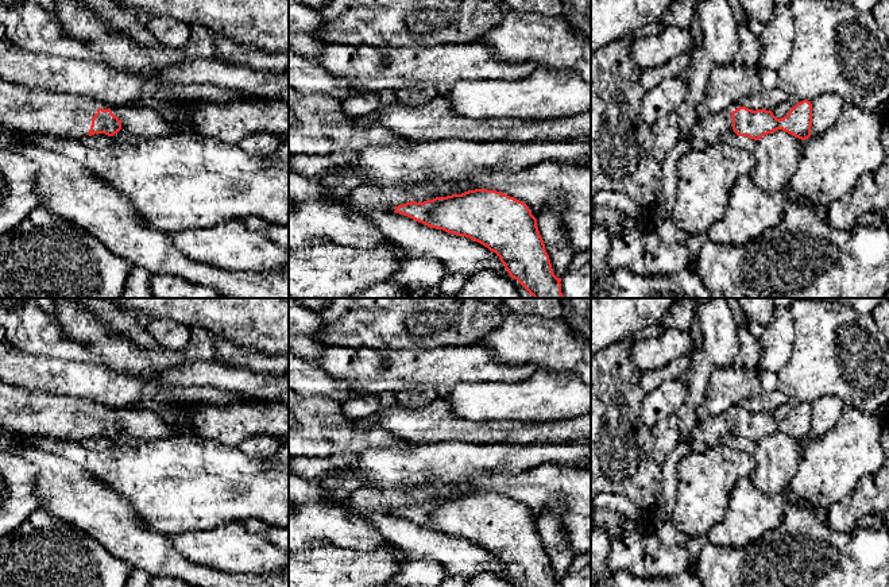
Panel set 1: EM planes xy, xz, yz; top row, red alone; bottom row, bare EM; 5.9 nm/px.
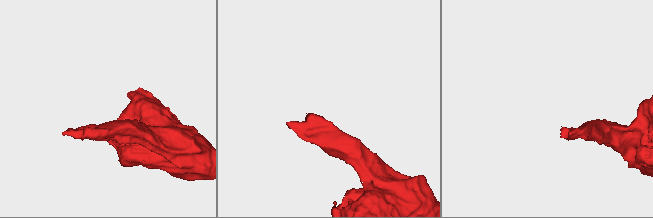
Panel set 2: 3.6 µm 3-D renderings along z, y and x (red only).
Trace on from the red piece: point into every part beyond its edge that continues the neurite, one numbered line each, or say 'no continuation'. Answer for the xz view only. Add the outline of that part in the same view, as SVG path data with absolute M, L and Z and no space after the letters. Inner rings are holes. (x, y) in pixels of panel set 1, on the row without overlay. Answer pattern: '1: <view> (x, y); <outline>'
no continuation

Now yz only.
1: yz (734, 409); M737 405L737 406L728 409L728 410L724 413L726 417L727 417L727 424L728 424L728 428L730 428L730 433L731 433L731 435L734 435L734 432L733 432L731 414L735 413L737 410L739 410L739 409L743 409L743 406L742 406L742 405Z

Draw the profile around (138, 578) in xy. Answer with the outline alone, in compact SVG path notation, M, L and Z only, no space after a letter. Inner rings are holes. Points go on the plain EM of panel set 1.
M134 569L125 587L150 587L151 576L140 569Z

